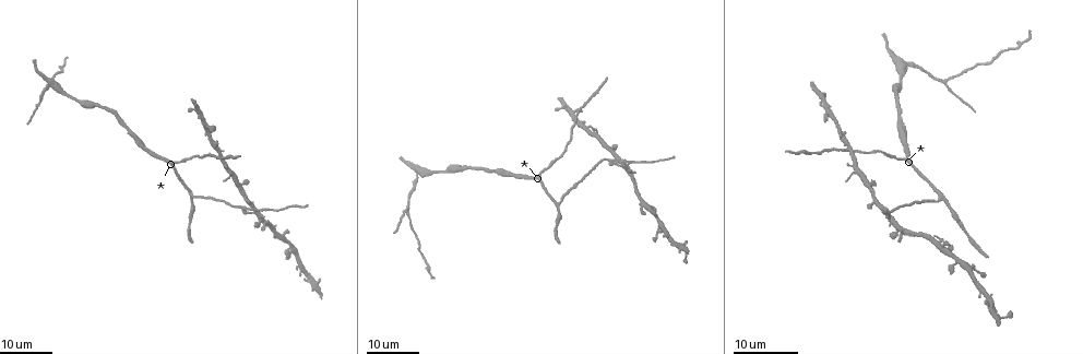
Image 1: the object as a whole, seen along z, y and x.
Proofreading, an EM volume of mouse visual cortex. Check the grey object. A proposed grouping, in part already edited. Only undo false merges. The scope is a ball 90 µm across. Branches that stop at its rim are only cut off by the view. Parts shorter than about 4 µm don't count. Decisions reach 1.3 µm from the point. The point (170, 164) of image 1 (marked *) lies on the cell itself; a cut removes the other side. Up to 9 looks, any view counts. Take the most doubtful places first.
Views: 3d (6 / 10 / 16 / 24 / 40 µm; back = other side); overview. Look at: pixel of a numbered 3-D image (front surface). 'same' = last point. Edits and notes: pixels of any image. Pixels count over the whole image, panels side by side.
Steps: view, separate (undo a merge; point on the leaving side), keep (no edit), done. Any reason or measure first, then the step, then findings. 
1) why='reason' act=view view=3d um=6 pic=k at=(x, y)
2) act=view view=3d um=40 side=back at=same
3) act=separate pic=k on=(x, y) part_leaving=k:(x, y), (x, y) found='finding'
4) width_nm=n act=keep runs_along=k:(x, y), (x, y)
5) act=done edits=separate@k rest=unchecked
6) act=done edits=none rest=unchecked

why='thin arm on a thick one' act=view view=3d um=24 pic=1 at=(891, 219)

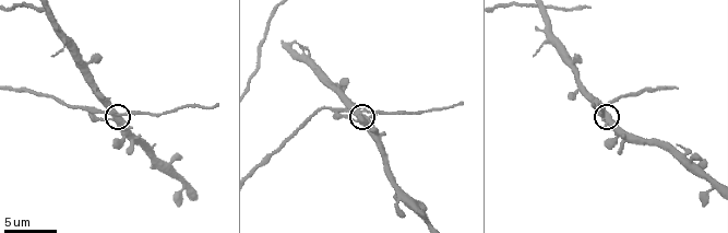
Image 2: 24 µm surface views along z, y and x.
act=view view=3d um=6 pic=2 at=(607, 118)

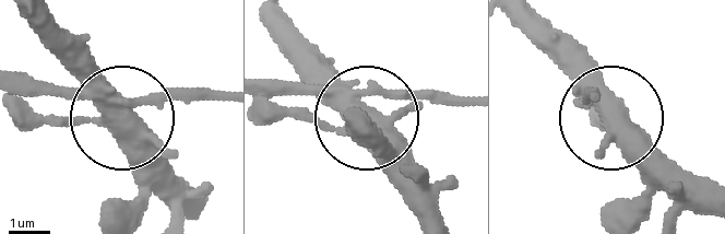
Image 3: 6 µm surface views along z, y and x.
act=keep runs_along=3:(18, 75), (91, 89), (121, 109), (153, 96), (226, 96) found='one cell here'

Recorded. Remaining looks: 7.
act=view view=3d um=16 pic=1 at=(416, 174)

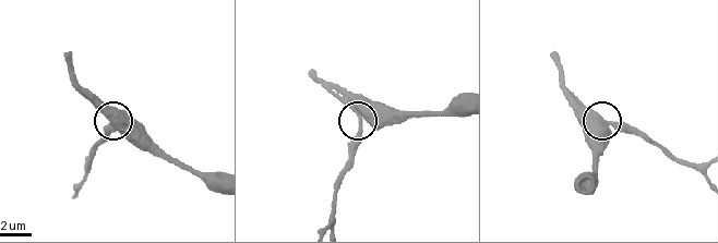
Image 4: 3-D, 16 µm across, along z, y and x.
act=view view=3d um=10 pic=4 at=(361, 118)

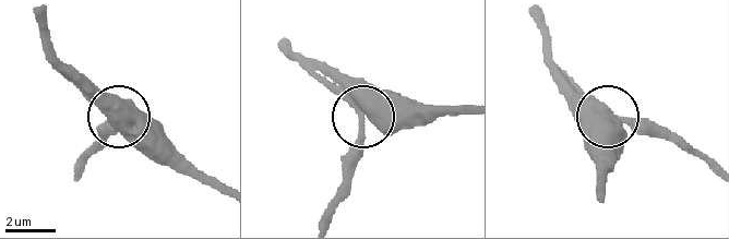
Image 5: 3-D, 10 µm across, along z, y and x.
act=view view=3d um=6 pic=5 at=(363, 116)

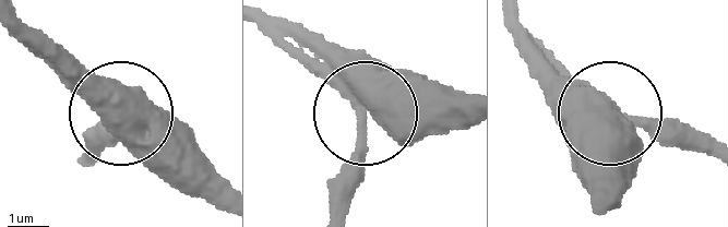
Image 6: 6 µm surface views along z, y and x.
width_nm=490 act=keep found='one cell here'

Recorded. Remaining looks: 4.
why='three arms meet' act=view view=3d um=24 pic=1 at=(947, 79)

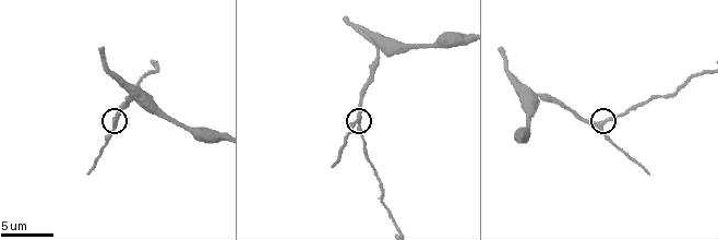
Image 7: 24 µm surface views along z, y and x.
act=view view=3d um=6 pic=7 at=(600, 124)

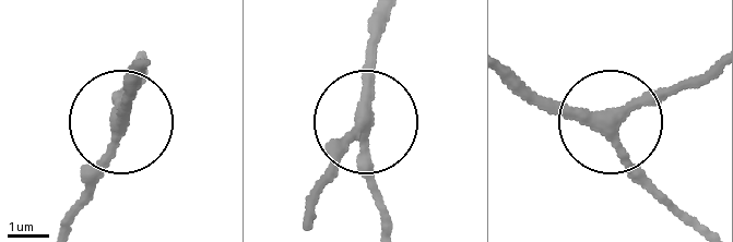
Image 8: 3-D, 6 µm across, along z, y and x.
why='other side' act=view view=3d um=6 side=back pic=8 at=(617, 120)

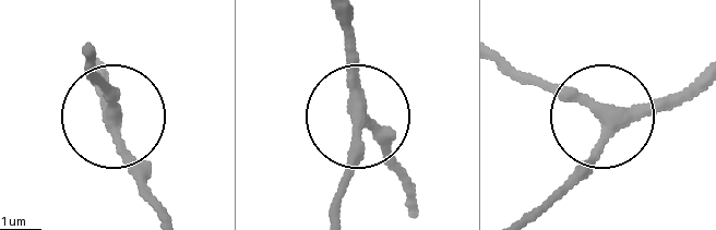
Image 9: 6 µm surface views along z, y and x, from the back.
act=keep runs_along=9:(337, 15), (355, 57), (355, 119), (404, 168) found='continuous, no second cell'

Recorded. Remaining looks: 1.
act=done edits=none rest=unchecked

